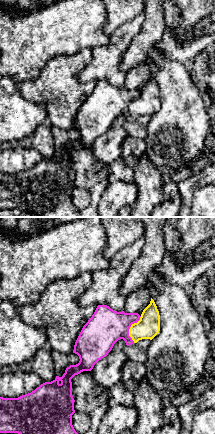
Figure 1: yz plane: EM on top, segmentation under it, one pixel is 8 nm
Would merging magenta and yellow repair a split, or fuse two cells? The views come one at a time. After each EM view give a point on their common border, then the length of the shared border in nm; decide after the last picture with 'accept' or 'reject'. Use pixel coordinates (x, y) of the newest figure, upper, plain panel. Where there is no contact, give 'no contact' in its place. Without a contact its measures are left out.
contact (129, 104); length 220 nm

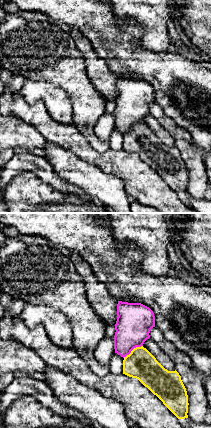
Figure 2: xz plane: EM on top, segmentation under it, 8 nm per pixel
contact (132, 125); length 190 nm

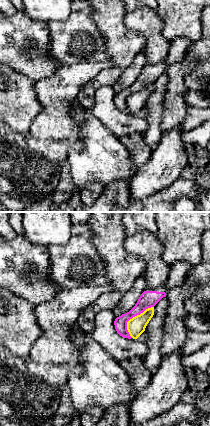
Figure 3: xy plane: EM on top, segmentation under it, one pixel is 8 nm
contact (132, 93); length 320 nm

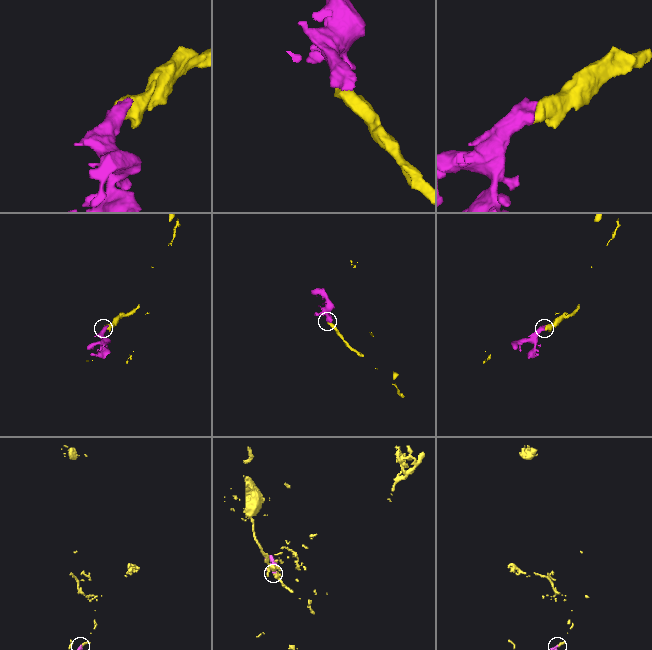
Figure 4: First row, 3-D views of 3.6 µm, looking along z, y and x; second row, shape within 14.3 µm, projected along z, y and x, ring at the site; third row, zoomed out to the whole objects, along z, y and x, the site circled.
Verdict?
reject

